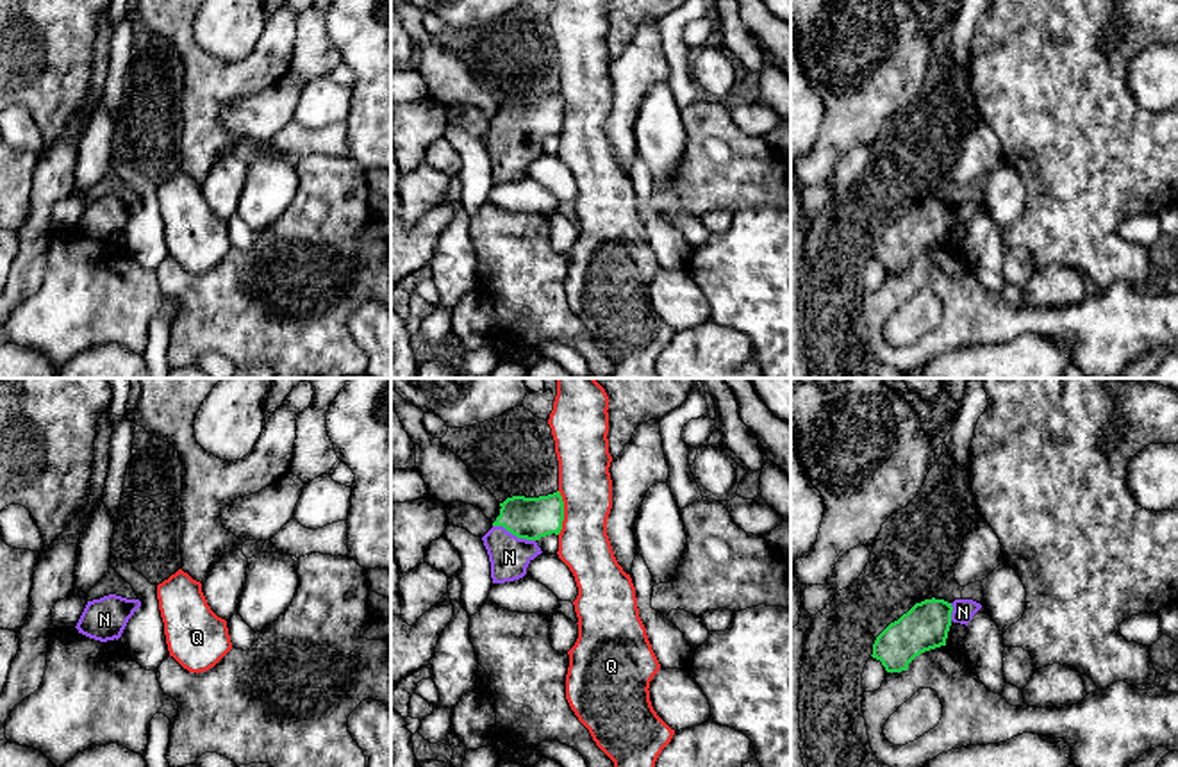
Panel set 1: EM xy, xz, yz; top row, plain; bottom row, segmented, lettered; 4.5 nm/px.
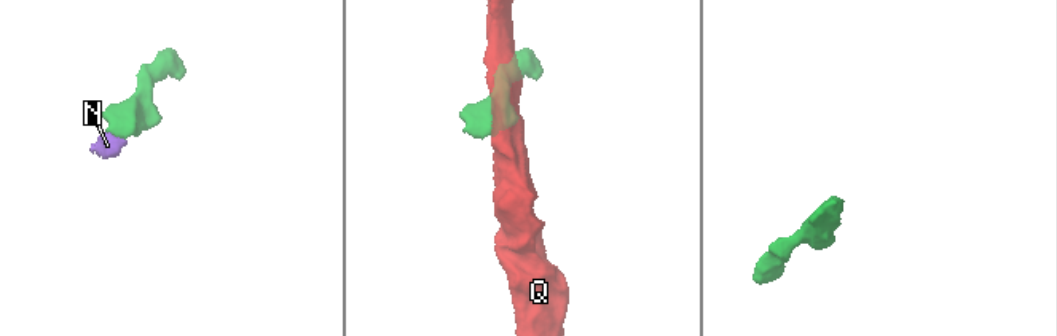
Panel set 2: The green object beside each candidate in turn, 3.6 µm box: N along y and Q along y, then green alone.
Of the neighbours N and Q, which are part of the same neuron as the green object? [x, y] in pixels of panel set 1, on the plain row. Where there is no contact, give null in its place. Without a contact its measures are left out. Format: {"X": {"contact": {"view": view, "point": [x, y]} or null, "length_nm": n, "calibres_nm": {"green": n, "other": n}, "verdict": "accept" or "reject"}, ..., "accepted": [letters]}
{"N": {"contact": {"view": "xz", "point": [514, 134]}, "length_nm": 200, "calibres_nm": {"green": 190, "other": 180}, "verdict": "accept"}, "Q": {"contact": {"view": "xz", "point": [563, 113]}, "length_nm": 200, "calibres_nm": {"green": 190, "other": 240}, "verdict": "reject"}, "accepted": ["N"]}

